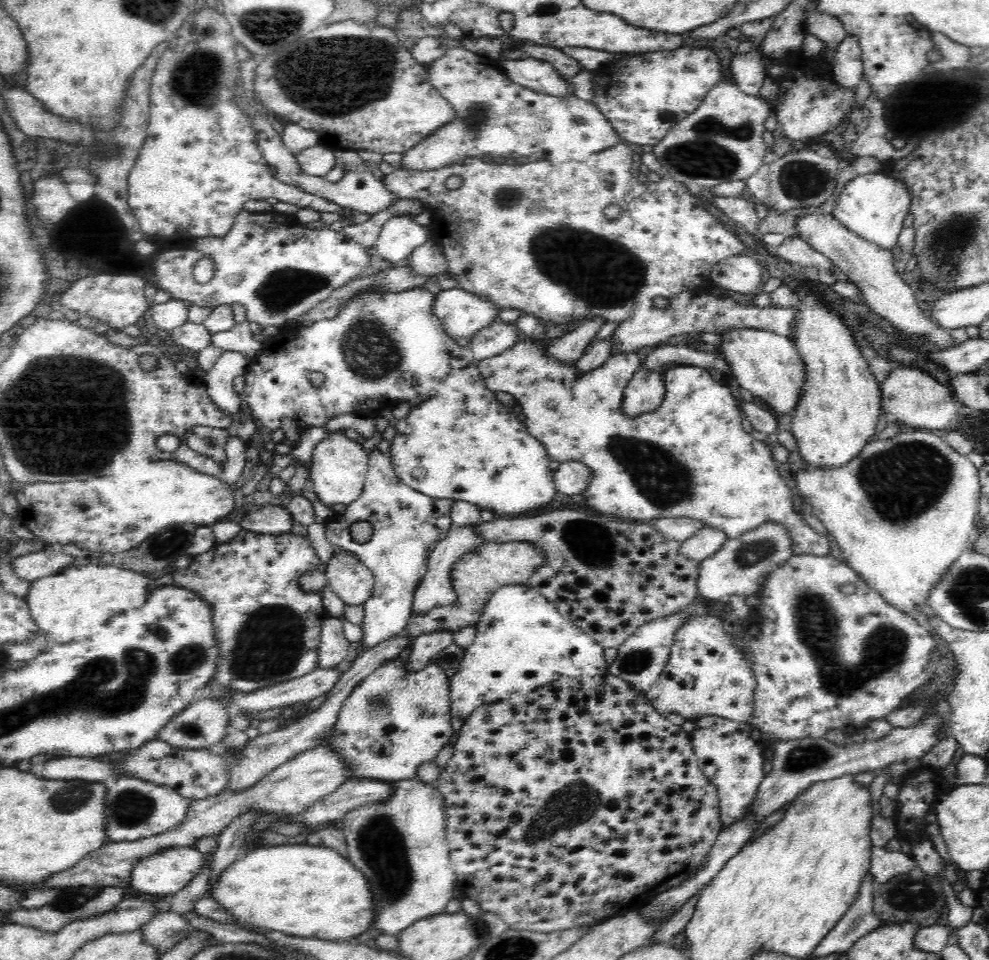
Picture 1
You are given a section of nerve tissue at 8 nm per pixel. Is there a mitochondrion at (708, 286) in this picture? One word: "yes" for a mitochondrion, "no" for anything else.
no

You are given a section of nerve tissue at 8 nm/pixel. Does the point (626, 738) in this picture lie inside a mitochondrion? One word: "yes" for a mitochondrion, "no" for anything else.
no

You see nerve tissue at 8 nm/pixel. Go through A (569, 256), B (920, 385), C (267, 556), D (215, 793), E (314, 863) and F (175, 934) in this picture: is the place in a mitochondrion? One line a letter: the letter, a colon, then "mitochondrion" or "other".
A: mitochondrion
B: other
C: other
D: other
E: other
F: mitochondrion

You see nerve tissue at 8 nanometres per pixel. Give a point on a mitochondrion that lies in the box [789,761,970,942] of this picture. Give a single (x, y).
(896, 894)

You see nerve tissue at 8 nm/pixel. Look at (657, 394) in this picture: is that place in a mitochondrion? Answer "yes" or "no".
no

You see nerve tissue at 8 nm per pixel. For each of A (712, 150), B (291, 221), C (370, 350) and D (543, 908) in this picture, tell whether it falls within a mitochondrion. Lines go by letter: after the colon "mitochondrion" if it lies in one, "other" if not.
A: mitochondrion
B: other
C: mitochondrion
D: other

